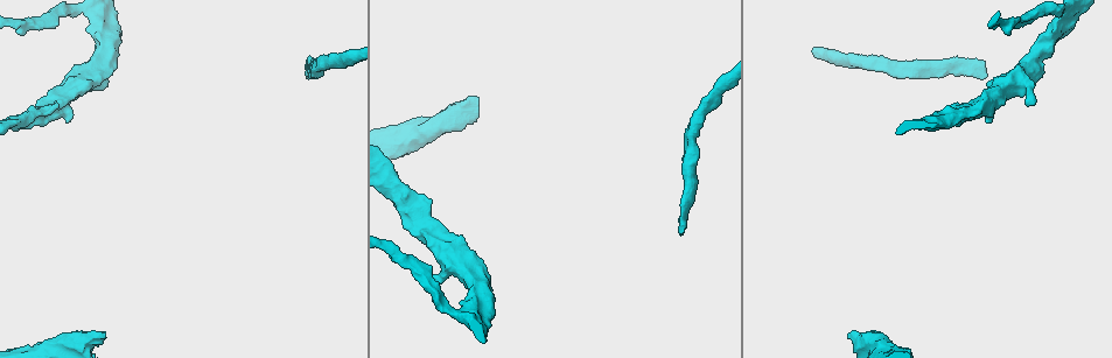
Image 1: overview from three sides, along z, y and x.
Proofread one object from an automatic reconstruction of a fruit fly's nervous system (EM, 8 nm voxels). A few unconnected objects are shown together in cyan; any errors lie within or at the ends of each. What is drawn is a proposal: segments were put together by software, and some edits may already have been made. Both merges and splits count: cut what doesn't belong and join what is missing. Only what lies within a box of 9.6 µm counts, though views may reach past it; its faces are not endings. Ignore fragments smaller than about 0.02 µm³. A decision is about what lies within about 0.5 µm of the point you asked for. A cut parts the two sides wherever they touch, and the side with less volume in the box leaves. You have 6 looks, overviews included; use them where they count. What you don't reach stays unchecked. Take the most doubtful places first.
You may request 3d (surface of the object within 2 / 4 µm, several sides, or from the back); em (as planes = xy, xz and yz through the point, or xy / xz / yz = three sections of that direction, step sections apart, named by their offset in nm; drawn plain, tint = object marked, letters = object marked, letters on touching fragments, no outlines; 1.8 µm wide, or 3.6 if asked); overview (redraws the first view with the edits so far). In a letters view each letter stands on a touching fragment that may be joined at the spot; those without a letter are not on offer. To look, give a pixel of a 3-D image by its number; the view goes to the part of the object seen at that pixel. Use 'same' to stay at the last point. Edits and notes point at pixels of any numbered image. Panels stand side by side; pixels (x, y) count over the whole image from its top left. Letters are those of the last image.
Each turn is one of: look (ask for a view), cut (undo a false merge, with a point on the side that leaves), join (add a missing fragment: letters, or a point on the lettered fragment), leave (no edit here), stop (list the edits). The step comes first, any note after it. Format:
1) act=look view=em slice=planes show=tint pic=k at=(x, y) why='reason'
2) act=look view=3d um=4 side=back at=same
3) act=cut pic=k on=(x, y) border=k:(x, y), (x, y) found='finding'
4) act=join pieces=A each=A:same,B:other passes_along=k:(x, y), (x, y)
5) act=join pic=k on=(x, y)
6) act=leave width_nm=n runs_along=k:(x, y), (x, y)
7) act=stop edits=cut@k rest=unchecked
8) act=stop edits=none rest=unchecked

act=look view=3d um=2 pic=1 at=(982, 78) why='branch stops here'

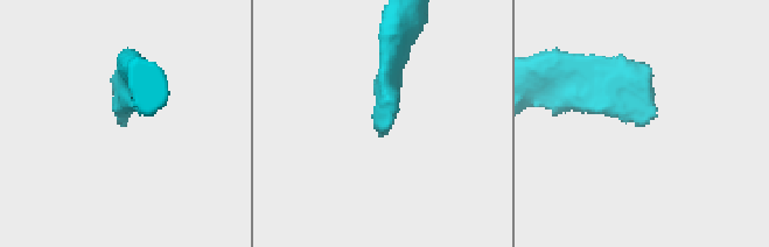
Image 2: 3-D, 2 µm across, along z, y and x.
act=look view=em slice=yz step=16 show=tint pic=2 at=(119, 124) why='need the tissue'

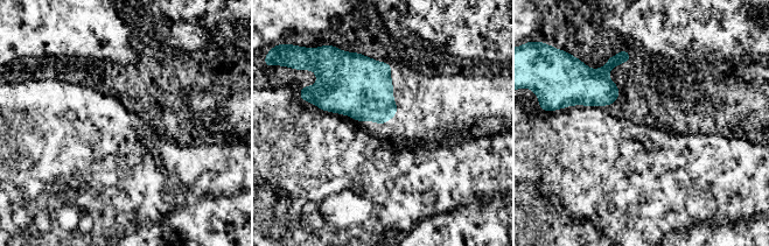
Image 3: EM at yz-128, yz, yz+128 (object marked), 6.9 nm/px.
act=look view=em slice=planes show=letters at=same

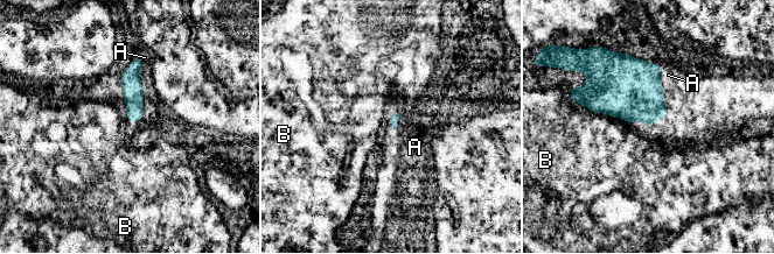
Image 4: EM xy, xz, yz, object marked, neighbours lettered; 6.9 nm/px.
act=join pic=4 on=(668, 75) longest_contact=B:260nm each=A:same,B:other passes_along=4:(625, 86), (660, 82), (668, 75) found='the cell continues'

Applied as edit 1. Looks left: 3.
act=look view=3d um=4 pic=1 at=(475, 97) why='an open end'

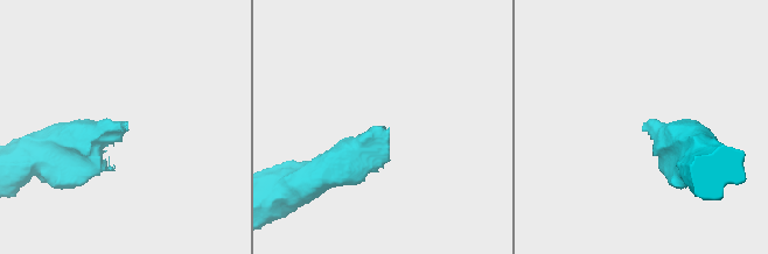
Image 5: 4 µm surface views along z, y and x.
act=look view=em slice=planes show=letters pic=5 at=(388, 130) why='now the EM'

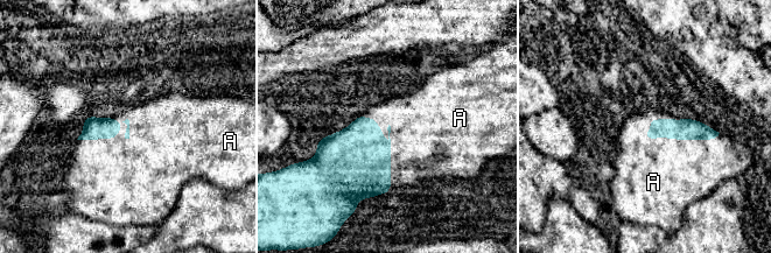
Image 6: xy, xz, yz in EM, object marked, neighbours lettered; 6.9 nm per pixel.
act=join pic=6 on=(672, 174) longest_contact=A:500nm each=A:same found='the cell continues'

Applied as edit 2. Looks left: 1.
act=look view=em slice=planes show=letters pic=1 at=(1032, 105) why='an open end'

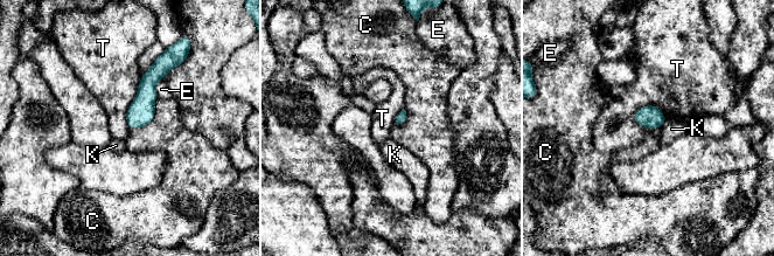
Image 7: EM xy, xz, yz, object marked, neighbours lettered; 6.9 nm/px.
act=leave each=C:other,E:other,K:other,T:other border=7:(157, 97), (153, 118), (130, 129) found='no lettered fragment goes on from it'

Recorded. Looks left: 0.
act=stop edits=join@4,join@6 rest=unchecked

